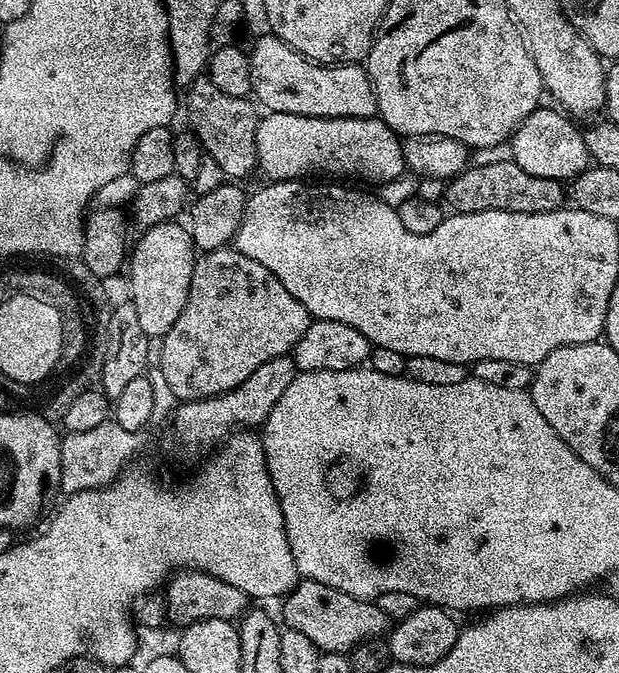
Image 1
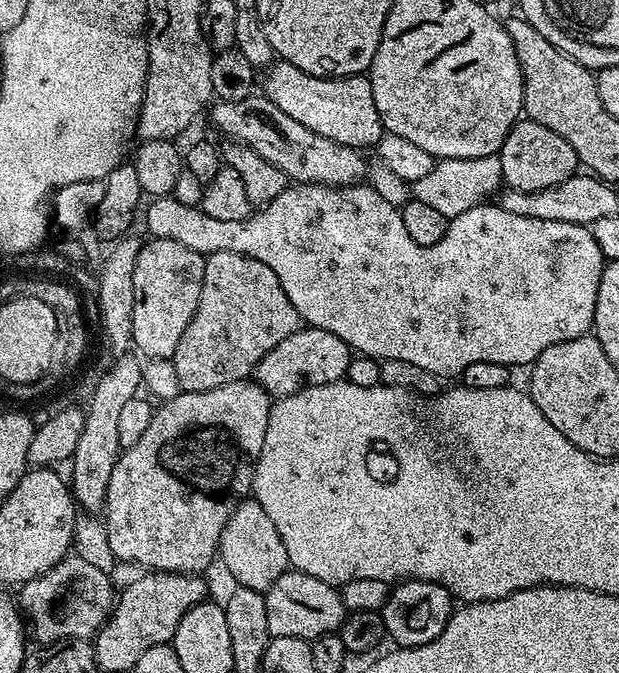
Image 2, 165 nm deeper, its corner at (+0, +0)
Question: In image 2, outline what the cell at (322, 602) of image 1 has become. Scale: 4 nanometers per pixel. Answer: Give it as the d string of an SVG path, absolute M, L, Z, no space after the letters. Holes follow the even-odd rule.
M289 570L283 572L264 593L266 602L266 626L269 637L302 638L309 642L320 636L331 636L343 622L346 609L340 597L340 588L322 582L305 572Z

